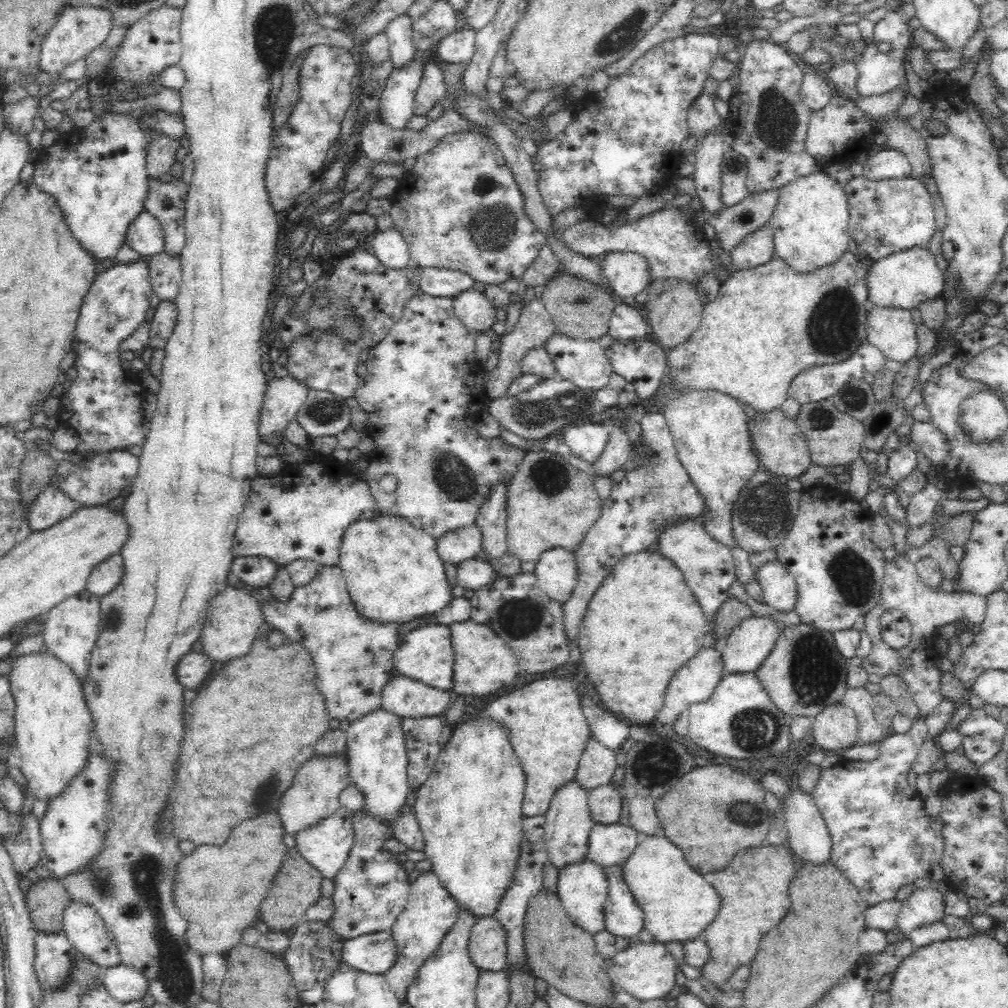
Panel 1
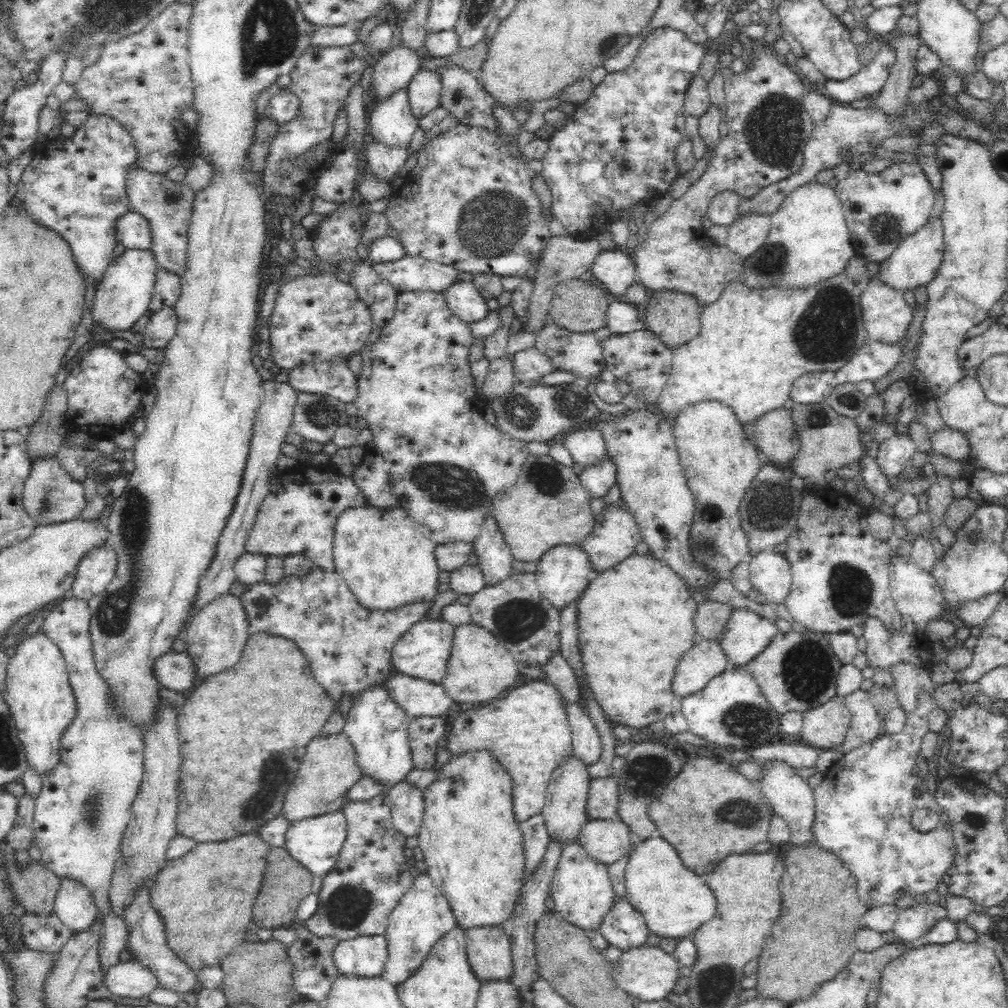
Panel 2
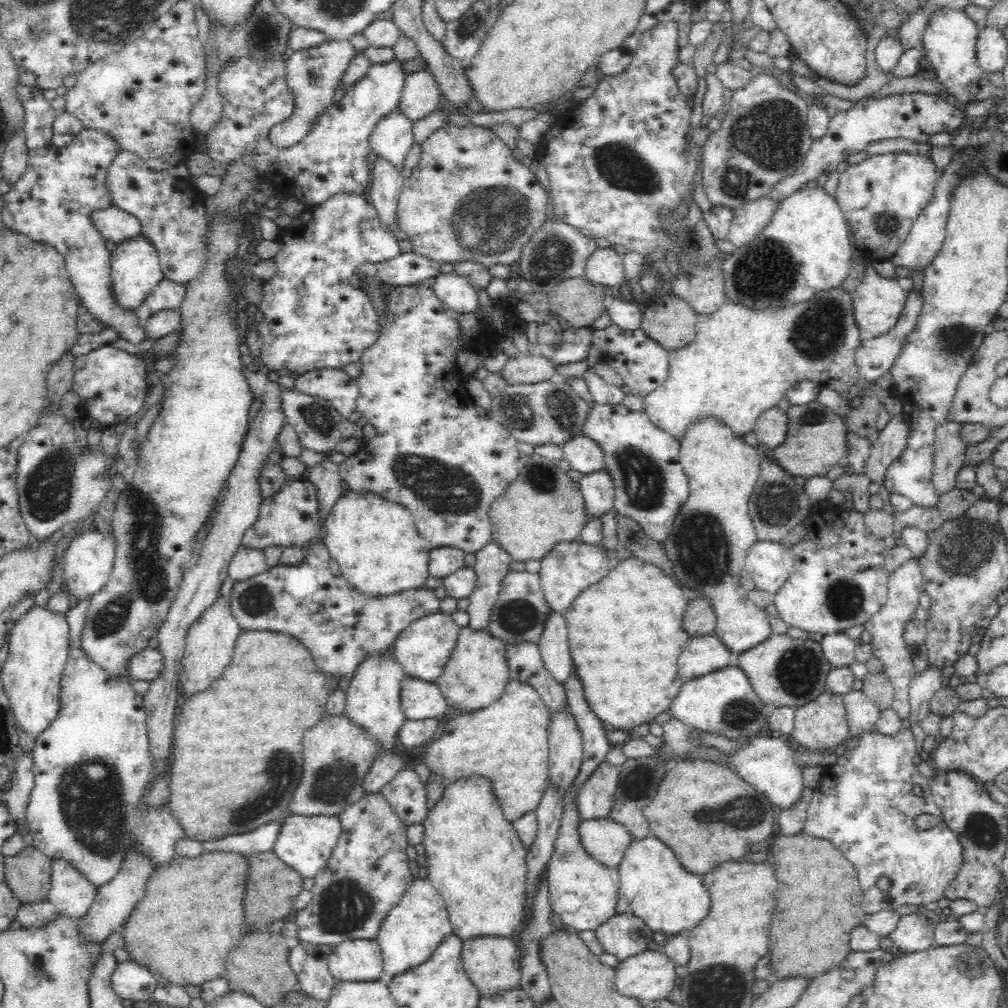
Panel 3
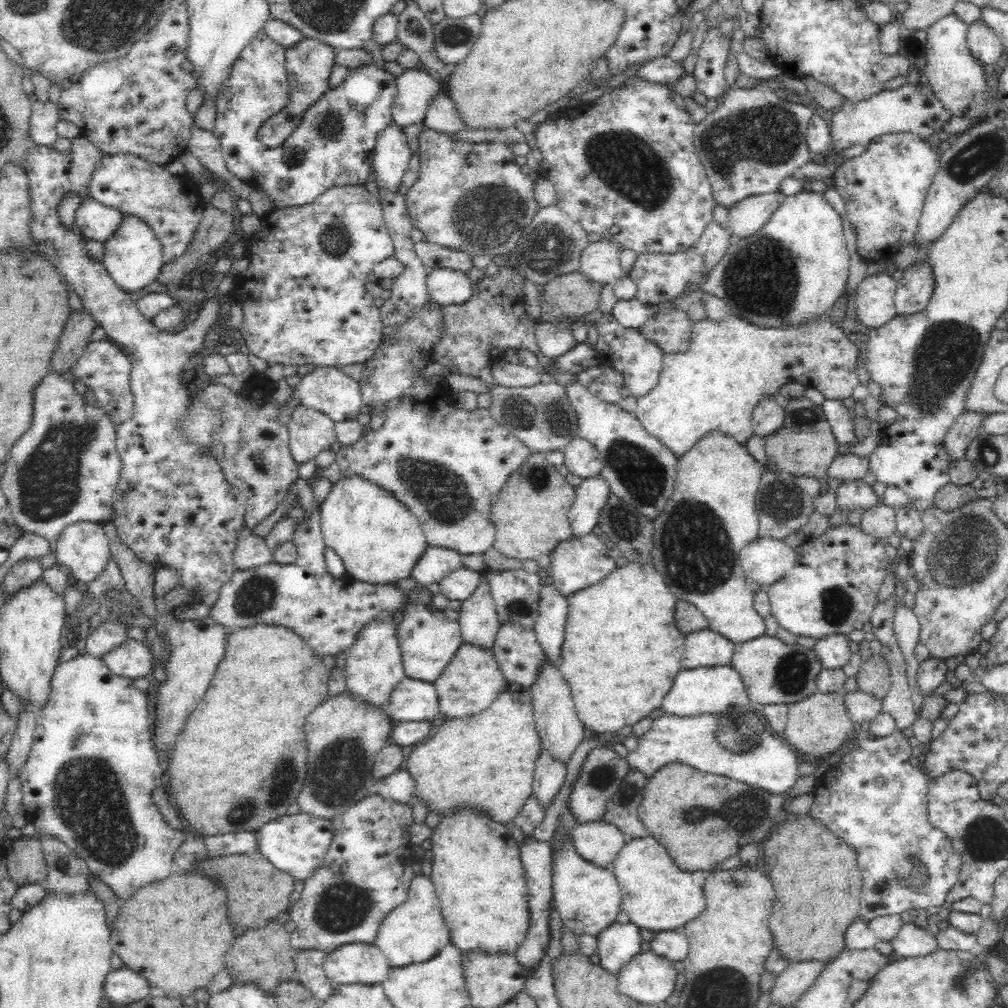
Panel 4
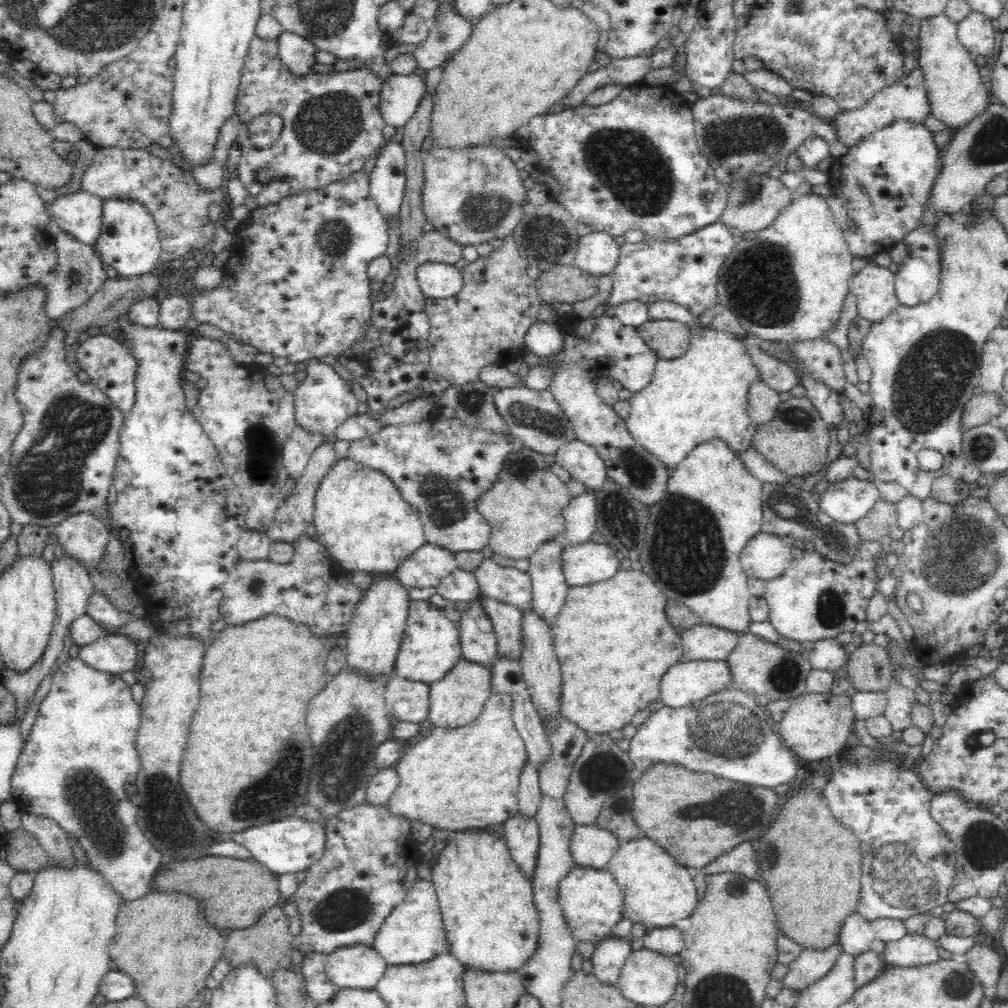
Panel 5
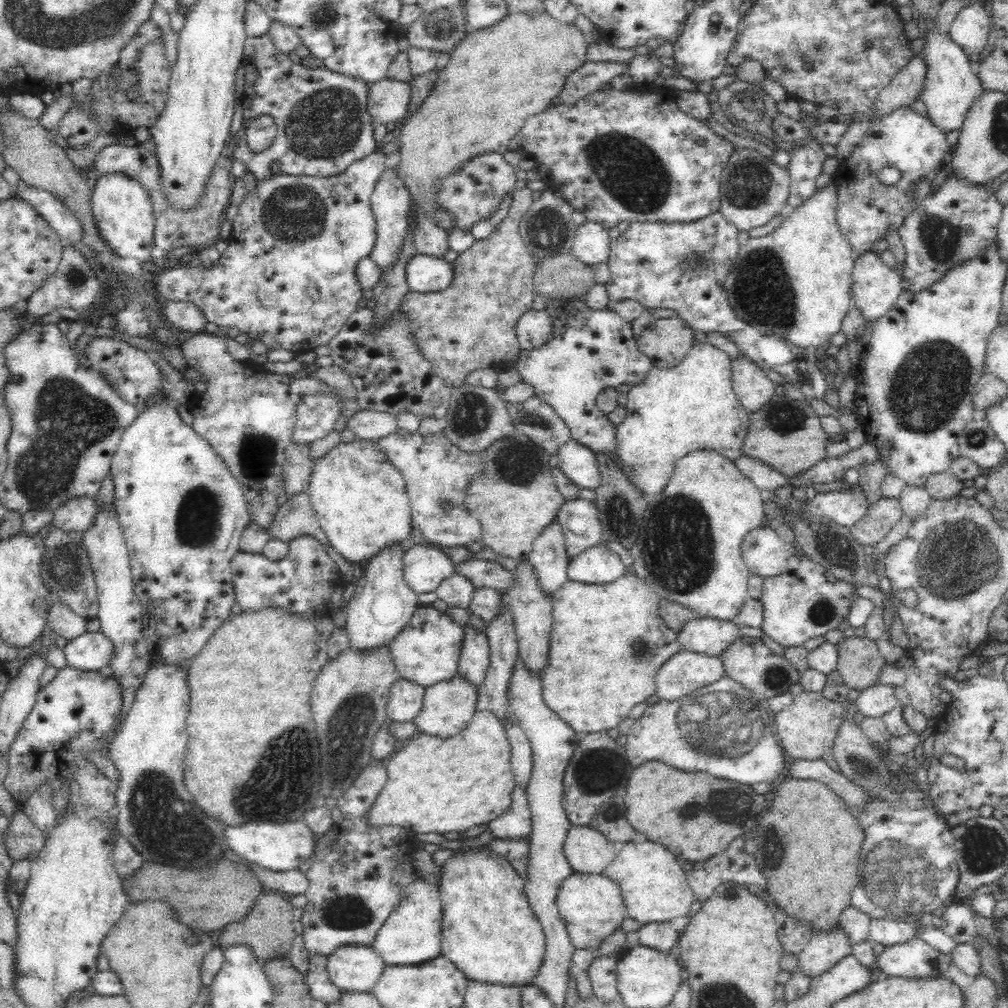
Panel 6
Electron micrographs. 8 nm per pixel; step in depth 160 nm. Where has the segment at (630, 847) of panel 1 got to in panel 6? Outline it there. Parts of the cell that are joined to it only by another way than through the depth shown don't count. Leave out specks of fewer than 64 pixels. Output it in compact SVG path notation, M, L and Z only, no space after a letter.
M588 825L572 826L562 850L573 873L601 874L612 862L618 845Z

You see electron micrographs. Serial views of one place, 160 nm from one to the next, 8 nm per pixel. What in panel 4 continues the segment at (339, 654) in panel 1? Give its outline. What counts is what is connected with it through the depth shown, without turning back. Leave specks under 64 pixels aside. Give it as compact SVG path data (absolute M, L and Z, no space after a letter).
M328 478L309 480L313 490L313 515L298 524L293 543L297 548L296 562L281 565L269 562L246 570L237 570L219 590L218 600L211 606L209 616L229 631L250 627L253 624L286 626L299 634L304 642L320 656L346 652L352 646L358 630L376 616L392 616L396 610L410 602L431 604L433 594L427 589L409 596L406 590L393 585L373 585L343 575L335 578L326 569L326 548L318 512L330 486Z

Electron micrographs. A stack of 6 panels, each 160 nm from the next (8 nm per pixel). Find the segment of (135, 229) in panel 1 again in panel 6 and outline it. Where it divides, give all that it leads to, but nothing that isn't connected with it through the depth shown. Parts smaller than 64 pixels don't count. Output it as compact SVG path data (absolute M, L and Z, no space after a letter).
M26 185L22 190L16 186L12 191L12 198L30 203L30 207L42 216L63 242L71 240L78 243L82 236L82 223L78 221L78 217L62 206L62 201L48 191Z

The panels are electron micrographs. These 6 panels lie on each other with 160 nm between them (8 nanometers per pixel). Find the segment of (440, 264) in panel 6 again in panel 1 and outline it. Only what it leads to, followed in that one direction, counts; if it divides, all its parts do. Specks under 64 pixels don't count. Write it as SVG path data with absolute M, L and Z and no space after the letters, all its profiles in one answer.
M462 290L452 300L455 315L470 330L480 333L497 320L495 306L480 291Z

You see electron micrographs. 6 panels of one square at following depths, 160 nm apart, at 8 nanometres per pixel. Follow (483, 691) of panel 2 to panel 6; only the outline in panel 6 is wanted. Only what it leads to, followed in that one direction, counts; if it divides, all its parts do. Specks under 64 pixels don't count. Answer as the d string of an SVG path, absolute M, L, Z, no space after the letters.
M456 675L444 682L425 687L425 694L418 714L413 718L417 734L428 734L431 737L452 738L461 733L473 717L479 691L474 689L464 677Z

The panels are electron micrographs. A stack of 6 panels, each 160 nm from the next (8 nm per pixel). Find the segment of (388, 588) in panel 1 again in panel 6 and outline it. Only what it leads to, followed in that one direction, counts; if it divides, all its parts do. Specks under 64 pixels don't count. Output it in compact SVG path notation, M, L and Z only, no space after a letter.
M340 440L328 454L313 460L313 471L306 488L308 498L314 509L322 531L329 544L349 562L362 562L372 558L380 548L392 546L394 542L408 544L411 532L411 504L407 495L406 483L400 471L390 463L376 440Z

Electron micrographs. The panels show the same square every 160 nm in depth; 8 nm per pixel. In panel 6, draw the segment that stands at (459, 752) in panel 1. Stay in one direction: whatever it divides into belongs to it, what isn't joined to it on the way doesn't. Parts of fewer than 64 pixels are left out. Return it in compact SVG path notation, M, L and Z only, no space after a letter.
M486 846L456 853L442 868L438 885L444 920L442 956L452 960L468 980L517 987L530 984L539 973L545 955L545 935L529 906L525 882L506 859Z

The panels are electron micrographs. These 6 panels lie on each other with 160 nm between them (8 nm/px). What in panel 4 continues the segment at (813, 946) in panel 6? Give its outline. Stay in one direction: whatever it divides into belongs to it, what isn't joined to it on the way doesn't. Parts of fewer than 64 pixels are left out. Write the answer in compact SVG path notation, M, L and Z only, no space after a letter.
M818 960L790 963L782 974L776 977L776 982L771 990L771 1002L782 1007L794 1004L802 994L811 988L826 964L826 962Z

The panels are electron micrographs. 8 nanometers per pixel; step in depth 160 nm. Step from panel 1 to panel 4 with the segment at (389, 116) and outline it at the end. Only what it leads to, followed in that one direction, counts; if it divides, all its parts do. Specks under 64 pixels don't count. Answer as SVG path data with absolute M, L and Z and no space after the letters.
M396 123L388 125L378 135L371 153L372 176L379 190L391 194L399 191L410 156L412 150L402 127Z

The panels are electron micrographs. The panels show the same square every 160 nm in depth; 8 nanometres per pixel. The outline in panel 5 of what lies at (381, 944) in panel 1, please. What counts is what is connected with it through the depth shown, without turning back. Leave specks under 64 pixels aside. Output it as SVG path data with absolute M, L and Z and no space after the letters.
M353 945L326 956L325 973L338 989L373 989L387 969L372 946Z

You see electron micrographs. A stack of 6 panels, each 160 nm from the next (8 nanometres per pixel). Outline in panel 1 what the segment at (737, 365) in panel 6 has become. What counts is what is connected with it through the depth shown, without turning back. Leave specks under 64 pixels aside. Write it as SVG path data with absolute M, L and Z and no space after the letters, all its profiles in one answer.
M781 409L770 412L757 412L749 422L749 435L758 461L763 469L786 479L798 479L811 464L809 447L805 442L795 420L789 418Z

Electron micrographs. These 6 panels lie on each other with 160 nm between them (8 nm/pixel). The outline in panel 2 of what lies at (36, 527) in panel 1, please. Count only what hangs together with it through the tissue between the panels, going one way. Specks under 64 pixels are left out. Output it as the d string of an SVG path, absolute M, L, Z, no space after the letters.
M57 454L32 459L30 473L22 488L24 509L36 527L60 524L78 519L86 506L84 483L72 478L60 464Z

